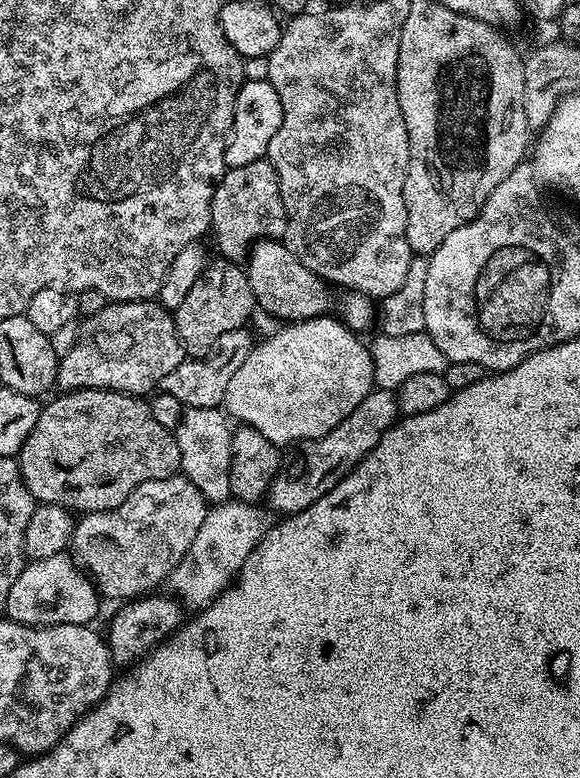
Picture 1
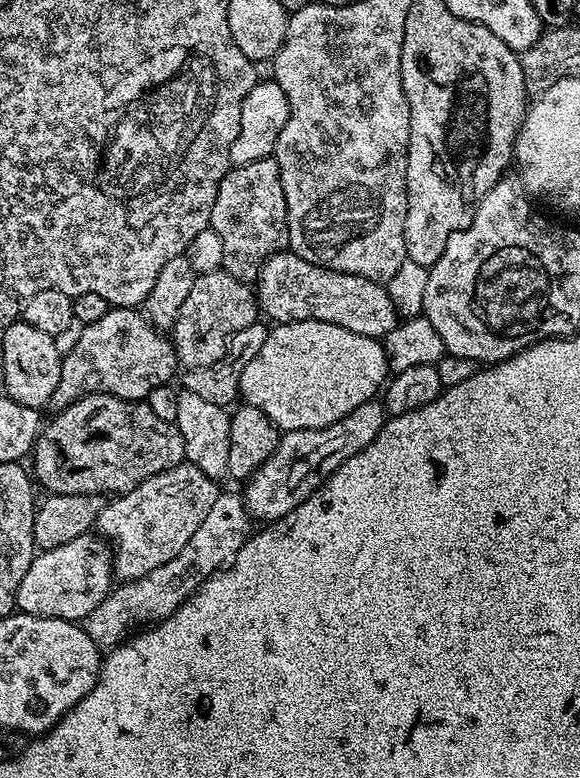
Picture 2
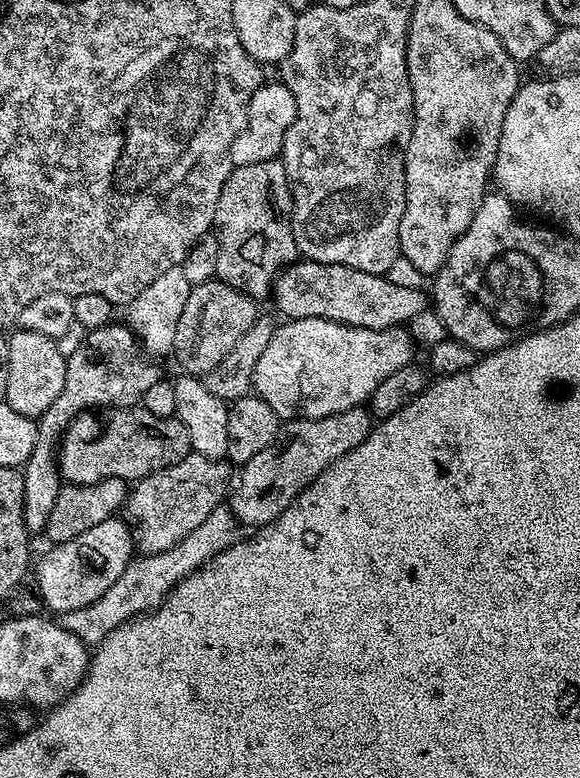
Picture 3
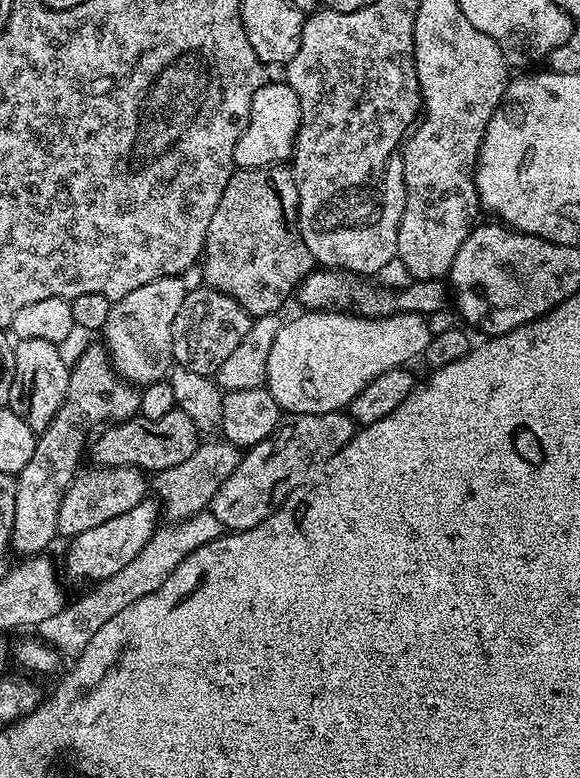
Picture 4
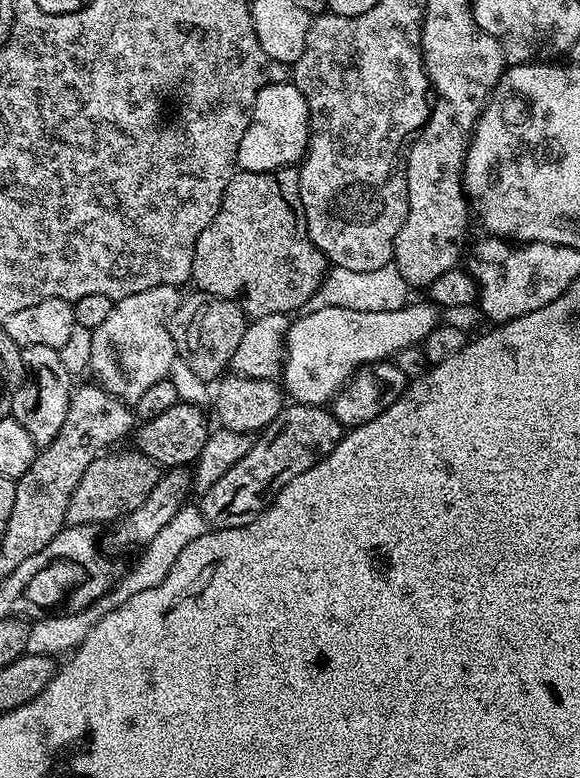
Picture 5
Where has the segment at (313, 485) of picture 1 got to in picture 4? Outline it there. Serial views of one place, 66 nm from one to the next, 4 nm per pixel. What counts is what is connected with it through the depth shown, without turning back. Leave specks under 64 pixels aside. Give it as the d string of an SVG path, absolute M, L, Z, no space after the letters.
M344 410L327 412L326 414L293 412L285 415L272 435L243 453L240 465L226 478L225 484L221 486L213 498L210 511L214 514L214 518L218 518L221 529L244 532L248 528L258 526L269 514L275 512L284 503L285 498L307 478L309 472L320 461L327 460L333 452L345 448L357 431L356 421Z

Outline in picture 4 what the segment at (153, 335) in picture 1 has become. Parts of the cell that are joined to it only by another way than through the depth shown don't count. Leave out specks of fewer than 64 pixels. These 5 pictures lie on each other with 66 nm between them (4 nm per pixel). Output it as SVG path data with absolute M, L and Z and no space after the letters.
M92 343L76 364L71 365L66 398L62 406L58 406L58 414L54 414L50 426L37 435L34 458L30 458L15 477L14 530L10 545L13 553L21 552L21 557L31 558L43 553L44 547L57 539L59 504L65 490L78 475L80 455L83 452L85 455L89 439L88 428L99 429L105 422L130 420L139 411L140 392L116 372L105 345Z

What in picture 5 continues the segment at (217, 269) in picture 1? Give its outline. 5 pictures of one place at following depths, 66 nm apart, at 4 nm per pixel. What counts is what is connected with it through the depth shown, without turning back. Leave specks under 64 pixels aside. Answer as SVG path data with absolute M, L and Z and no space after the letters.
M195 291L181 301L170 320L170 330L177 355L206 383L217 381L235 359L238 343L248 325L247 317L232 300L208 292Z

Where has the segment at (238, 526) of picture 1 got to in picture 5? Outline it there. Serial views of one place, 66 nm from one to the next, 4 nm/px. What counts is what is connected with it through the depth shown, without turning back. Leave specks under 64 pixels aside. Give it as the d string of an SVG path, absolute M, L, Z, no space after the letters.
M192 502L185 504L182 510L178 510L178 514L174 514L174 518L170 518L170 522L166 522L166 526L162 526L162 530L158 530L158 534L154 534L150 543L143 545L139 553L140 561L121 580L119 577L106 595L80 611L44 616L40 620L33 621L29 625L25 651L43 652L51 656L58 656L60 652L66 654L75 651L103 616L110 614L130 598L134 598L134 594L142 594L142 590L157 588L166 578L166 574L170 574L170 566L178 562L178 554L182 554L182 550L186 550L186 546L190 546L194 538L202 538L202 534L206 534L209 530L210 526L200 513L199 507Z

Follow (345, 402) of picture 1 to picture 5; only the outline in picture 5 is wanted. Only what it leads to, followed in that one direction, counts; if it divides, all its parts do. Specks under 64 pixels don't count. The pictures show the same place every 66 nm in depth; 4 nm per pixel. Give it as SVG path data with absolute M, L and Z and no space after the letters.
M421 298L417 304L408 302L396 312L388 310L354 310L342 306L326 306L325 309L305 311L297 315L288 325L288 337L284 340L284 366L282 388L297 404L324 406L331 402L353 374L366 364L377 364L379 360L395 357L404 348L423 345L424 339L442 322L441 309L431 300Z

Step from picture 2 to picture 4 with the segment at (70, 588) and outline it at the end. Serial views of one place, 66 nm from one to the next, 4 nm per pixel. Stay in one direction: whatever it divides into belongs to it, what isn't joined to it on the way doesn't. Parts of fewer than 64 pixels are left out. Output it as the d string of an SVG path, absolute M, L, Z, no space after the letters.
M146 498L138 502L134 510L126 510L126 514L118 514L118 518L110 518L110 522L102 522L99 526L86 530L71 539L67 545L69 548L64 562L67 574L78 580L92 580L88 582L110 579L139 554L146 542L150 542L161 520L161 505L155 499Z

